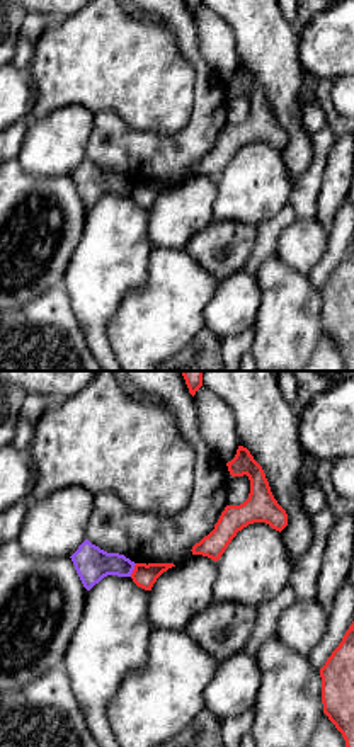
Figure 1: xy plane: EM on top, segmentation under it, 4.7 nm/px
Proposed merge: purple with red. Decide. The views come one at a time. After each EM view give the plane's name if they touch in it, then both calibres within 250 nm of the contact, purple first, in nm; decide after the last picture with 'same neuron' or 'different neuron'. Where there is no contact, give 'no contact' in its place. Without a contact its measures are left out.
meets purple in xy; 160 nm thick on the purple side, 110 nm on the other

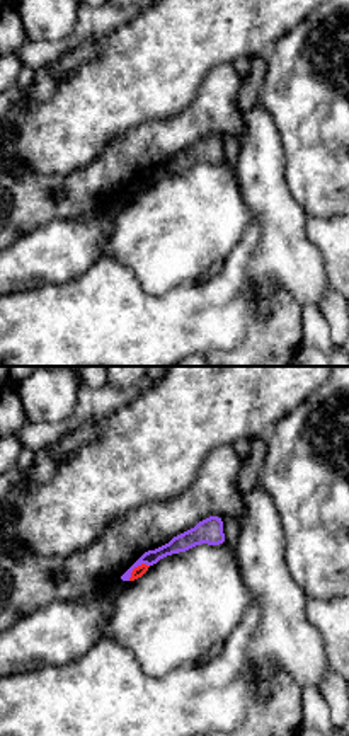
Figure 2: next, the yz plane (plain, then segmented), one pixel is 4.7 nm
meets purple in yz; 80 nm thick on the purple side, 50 nm on the other

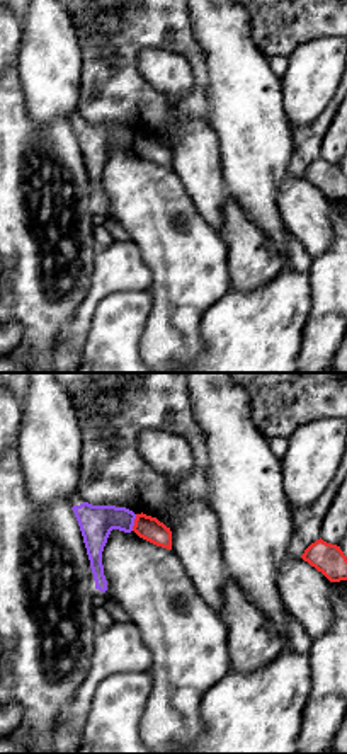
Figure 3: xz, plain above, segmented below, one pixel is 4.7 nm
meets purple in xz; 160 nm thick on the purple side, 120 nm on the other

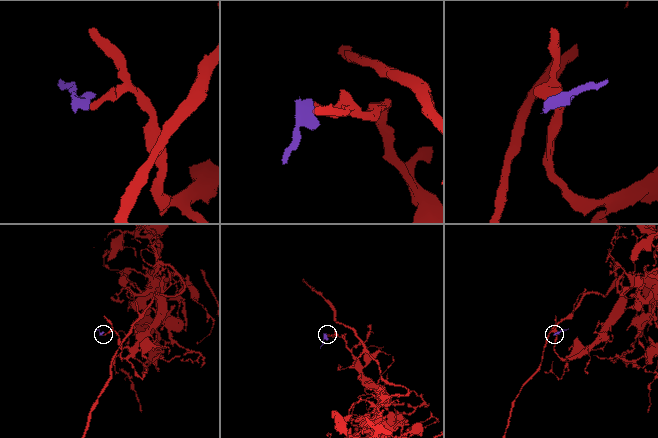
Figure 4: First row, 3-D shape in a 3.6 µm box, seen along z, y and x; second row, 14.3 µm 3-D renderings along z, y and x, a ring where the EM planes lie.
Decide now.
different neuron

